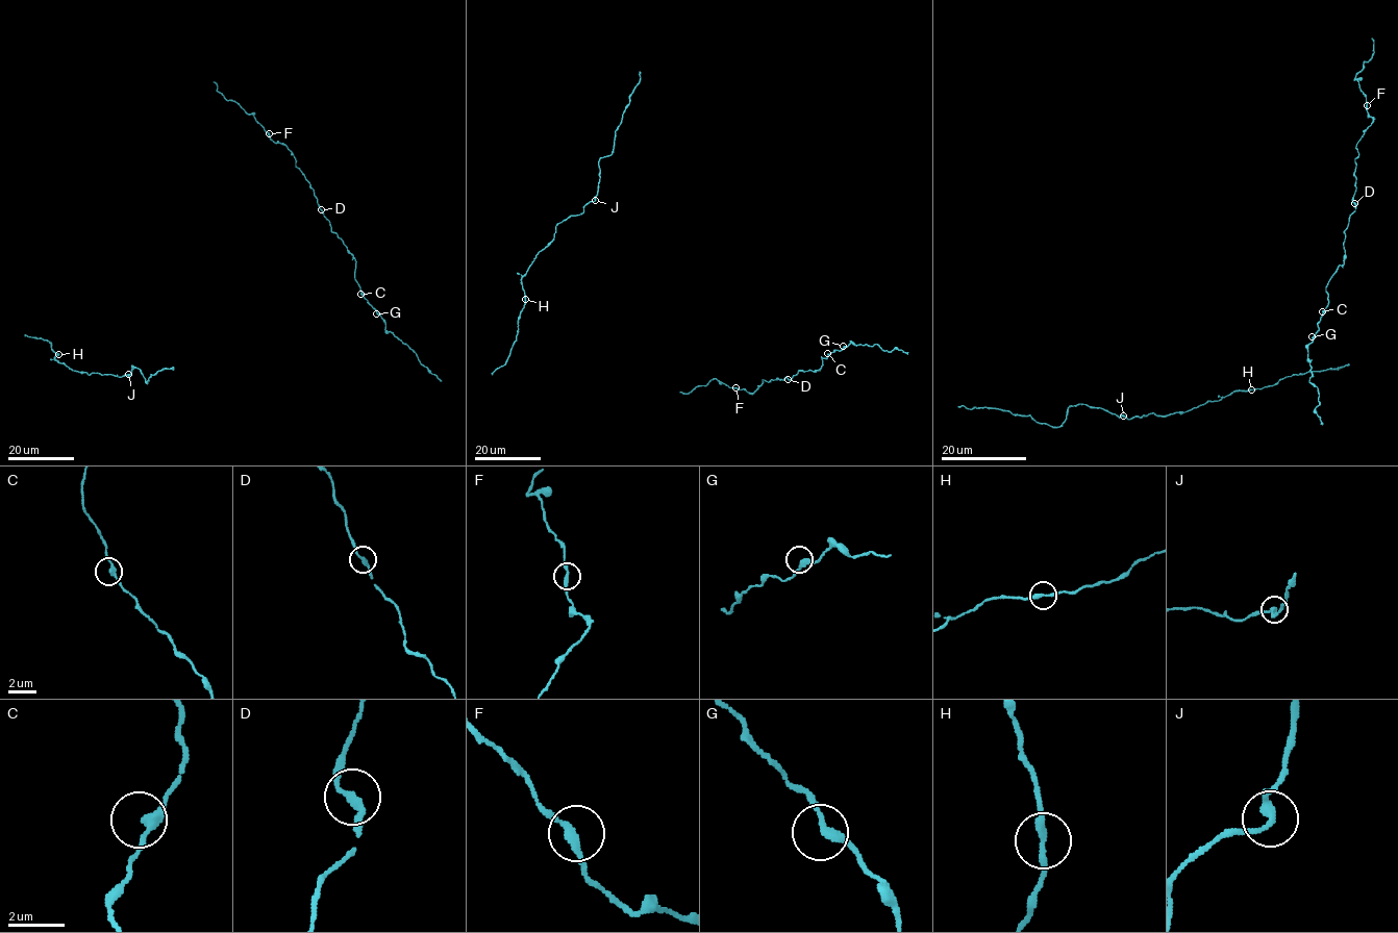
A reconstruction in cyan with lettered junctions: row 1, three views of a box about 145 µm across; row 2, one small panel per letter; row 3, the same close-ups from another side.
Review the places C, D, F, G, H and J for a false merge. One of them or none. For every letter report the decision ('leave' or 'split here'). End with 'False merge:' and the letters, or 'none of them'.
C: leave
D: leave
F: leave
G: leave
H: leave
J: leave
False merge: none of them

